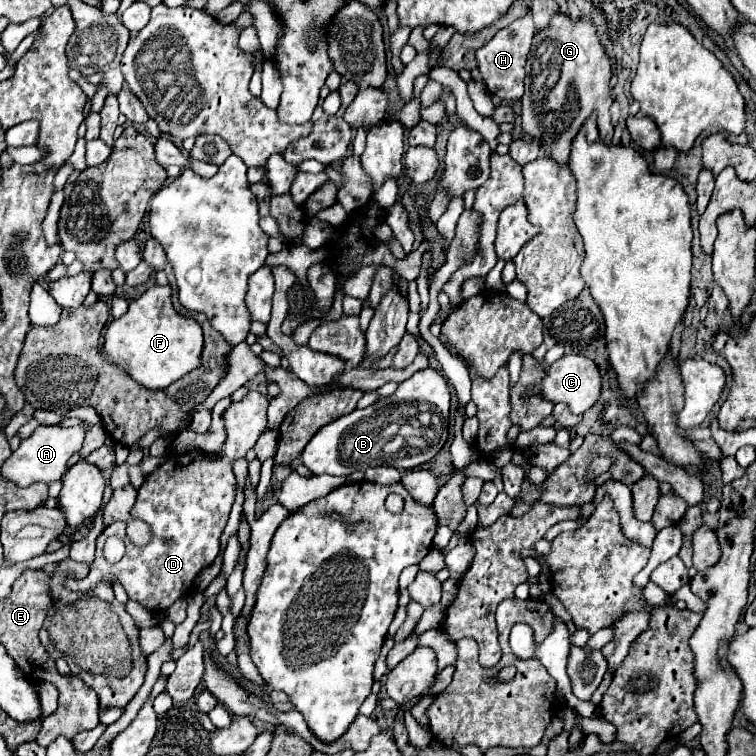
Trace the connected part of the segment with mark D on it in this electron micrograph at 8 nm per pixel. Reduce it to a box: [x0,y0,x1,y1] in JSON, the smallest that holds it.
[64,391,270,611]

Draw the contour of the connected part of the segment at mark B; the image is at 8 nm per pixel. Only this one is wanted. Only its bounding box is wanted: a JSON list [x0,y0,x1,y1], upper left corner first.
[302,367,448,475]

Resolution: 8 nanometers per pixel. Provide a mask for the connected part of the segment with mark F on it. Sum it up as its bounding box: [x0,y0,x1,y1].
[102,285,204,389]

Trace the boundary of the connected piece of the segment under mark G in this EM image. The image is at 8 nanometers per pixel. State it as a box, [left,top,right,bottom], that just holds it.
[522,13,614,167]

